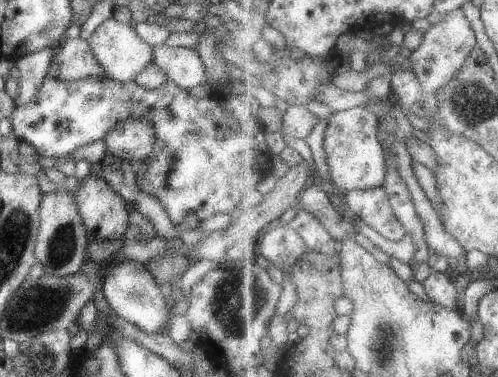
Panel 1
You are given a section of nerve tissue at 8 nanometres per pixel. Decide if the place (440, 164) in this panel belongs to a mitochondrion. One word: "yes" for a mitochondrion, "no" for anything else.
no

